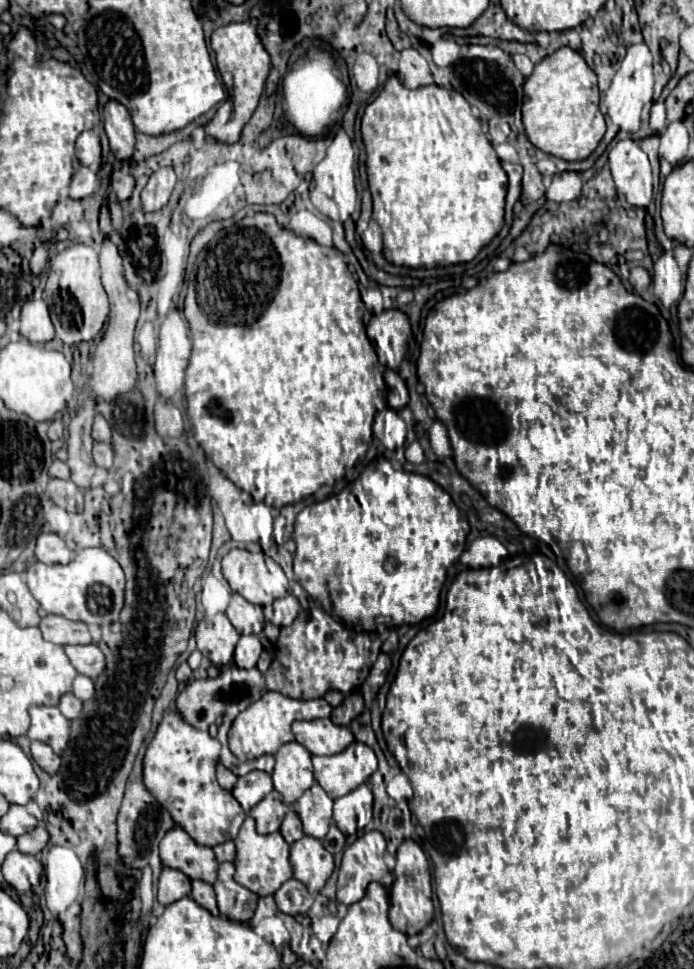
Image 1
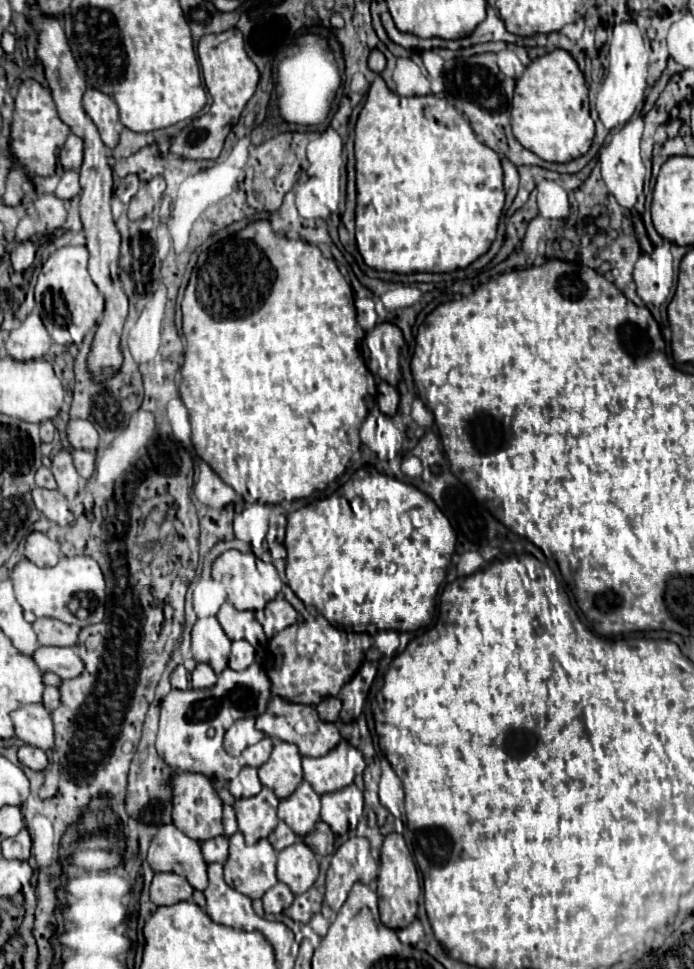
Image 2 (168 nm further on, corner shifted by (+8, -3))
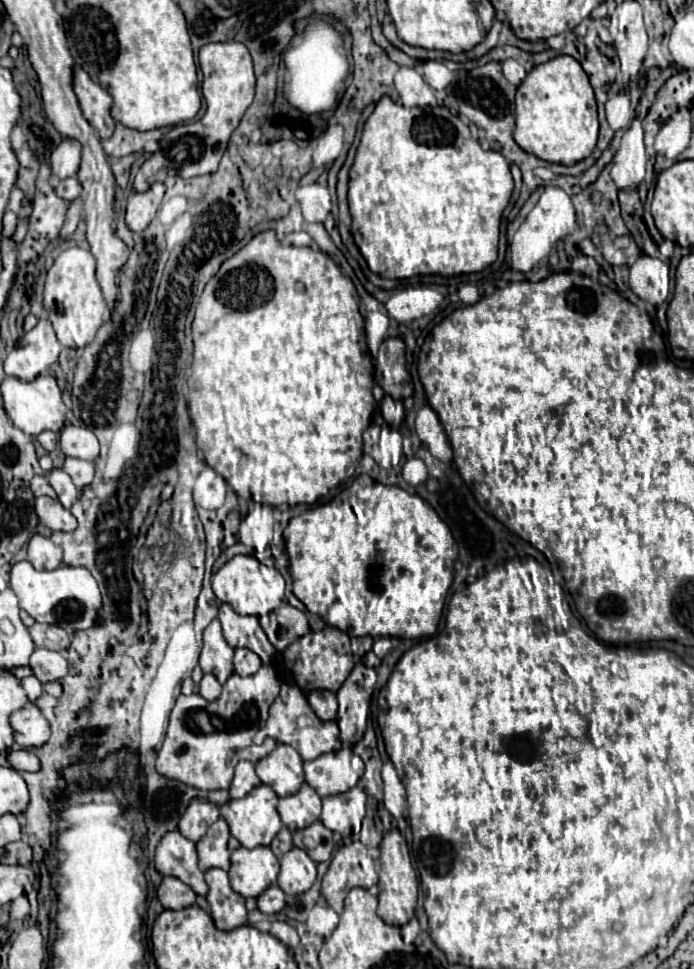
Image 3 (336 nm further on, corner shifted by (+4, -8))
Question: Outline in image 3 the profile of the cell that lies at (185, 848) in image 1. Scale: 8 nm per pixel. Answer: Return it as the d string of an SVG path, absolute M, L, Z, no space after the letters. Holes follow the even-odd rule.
M170 831L160 839L156 847L154 863L162 875L178 877L186 885L190 885L194 893L198 895L208 893L204 873L198 869L196 845L188 841L184 835L180 835L178 831Z

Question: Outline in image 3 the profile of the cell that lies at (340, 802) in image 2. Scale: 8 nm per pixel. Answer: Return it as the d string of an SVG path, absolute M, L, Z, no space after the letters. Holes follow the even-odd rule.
M354 787L348 793L324 797L324 809L320 821L334 833L340 833L342 837L350 837L354 829L352 807L366 807L364 803L366 803L366 793L360 787Z

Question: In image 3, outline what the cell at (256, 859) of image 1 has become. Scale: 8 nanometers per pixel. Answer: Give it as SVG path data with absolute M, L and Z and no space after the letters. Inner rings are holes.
M238 847L230 855L230 885L242 897L258 897L276 883L280 863L268 847Z

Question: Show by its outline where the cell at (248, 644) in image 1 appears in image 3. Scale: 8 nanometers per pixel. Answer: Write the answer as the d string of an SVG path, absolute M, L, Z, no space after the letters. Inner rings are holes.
M236 649L234 651L234 673L246 677L254 675L260 669L260 657L250 649Z

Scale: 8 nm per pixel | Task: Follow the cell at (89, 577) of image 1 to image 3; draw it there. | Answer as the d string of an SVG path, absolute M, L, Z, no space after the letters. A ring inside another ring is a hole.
M18 561L10 569L10 587L18 595L20 607L30 613L38 623L58 625L62 629L78 631L90 629L96 623L98 609L100 609L100 589L96 579L84 567L68 567L60 565L52 571L36 571L30 561Z

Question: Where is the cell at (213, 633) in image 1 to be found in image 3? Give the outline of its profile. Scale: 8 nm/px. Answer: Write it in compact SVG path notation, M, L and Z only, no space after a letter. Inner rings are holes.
M214 619L204 631L204 647L200 653L200 667L204 673L212 673L220 683L224 683L232 673L232 647L222 637L220 621Z

